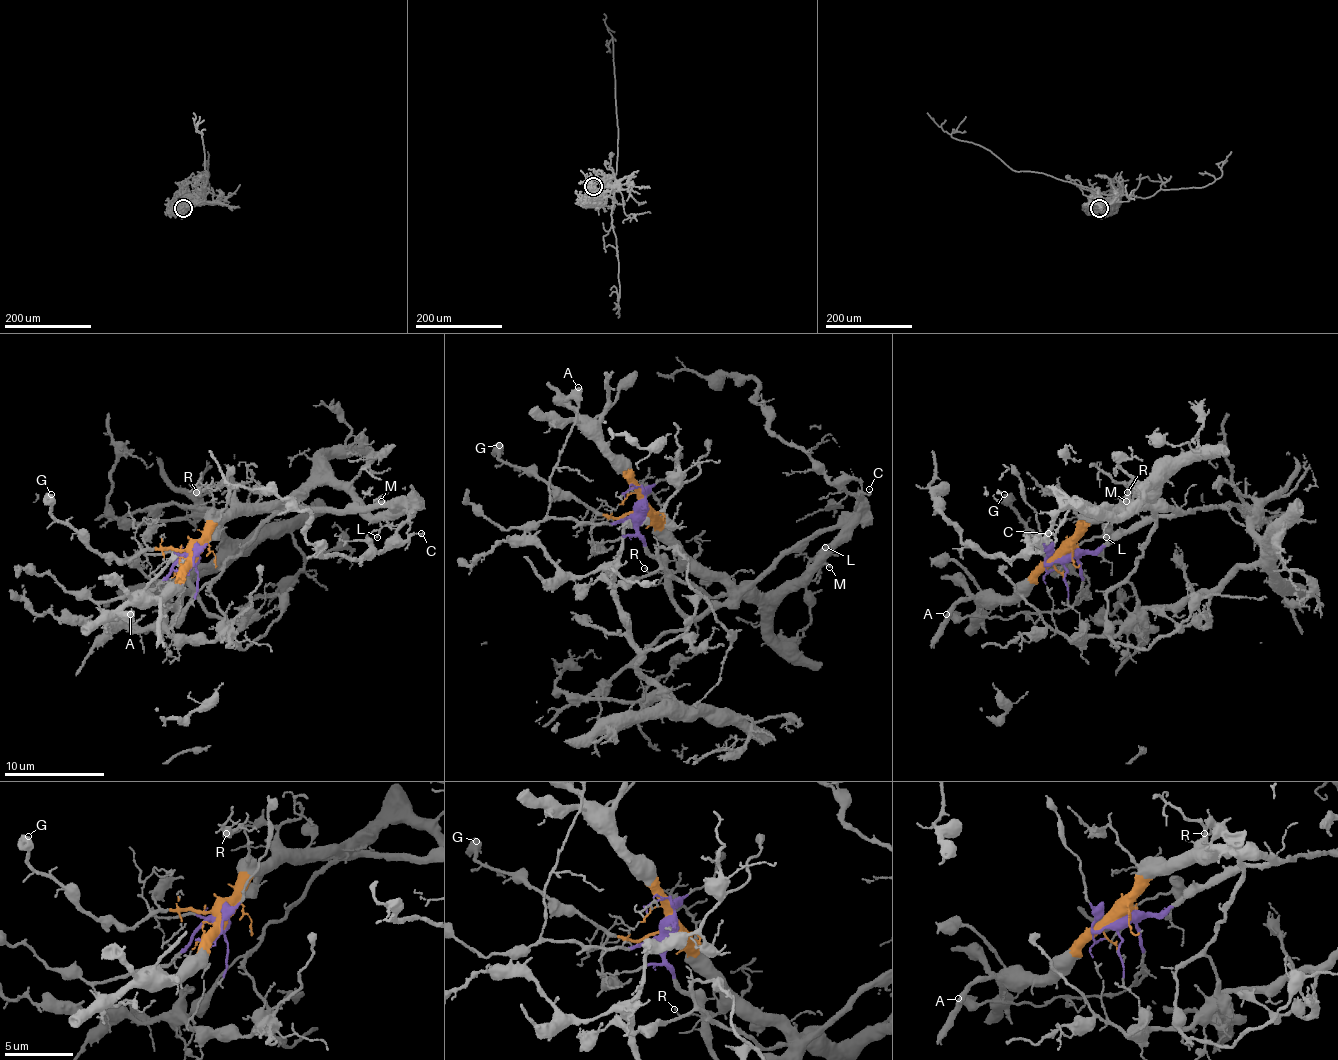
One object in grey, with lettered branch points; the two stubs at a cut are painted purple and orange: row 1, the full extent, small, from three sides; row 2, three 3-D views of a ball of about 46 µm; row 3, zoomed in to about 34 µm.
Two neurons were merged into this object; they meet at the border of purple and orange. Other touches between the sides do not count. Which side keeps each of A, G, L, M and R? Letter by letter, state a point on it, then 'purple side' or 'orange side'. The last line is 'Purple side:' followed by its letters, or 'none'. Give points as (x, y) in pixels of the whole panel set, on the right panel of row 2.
A: (946, 614) | purple side
G: (1004, 494) | orange side
L: (1106, 537) | orange side
M: (1126, 501) | orange side
R: (1127, 492) | orange side
Purple side: A

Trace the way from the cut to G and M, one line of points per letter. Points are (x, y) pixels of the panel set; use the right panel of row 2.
G: (1064, 556), (1076, 549), (1071, 549), (1059, 561), (1038, 549), (1023, 519), (1003, 494)
M: (1064, 556), (1089, 524), (1114, 511), (1131, 509), (1146, 496), (1151, 484), (1126, 509), (1126, 501)

